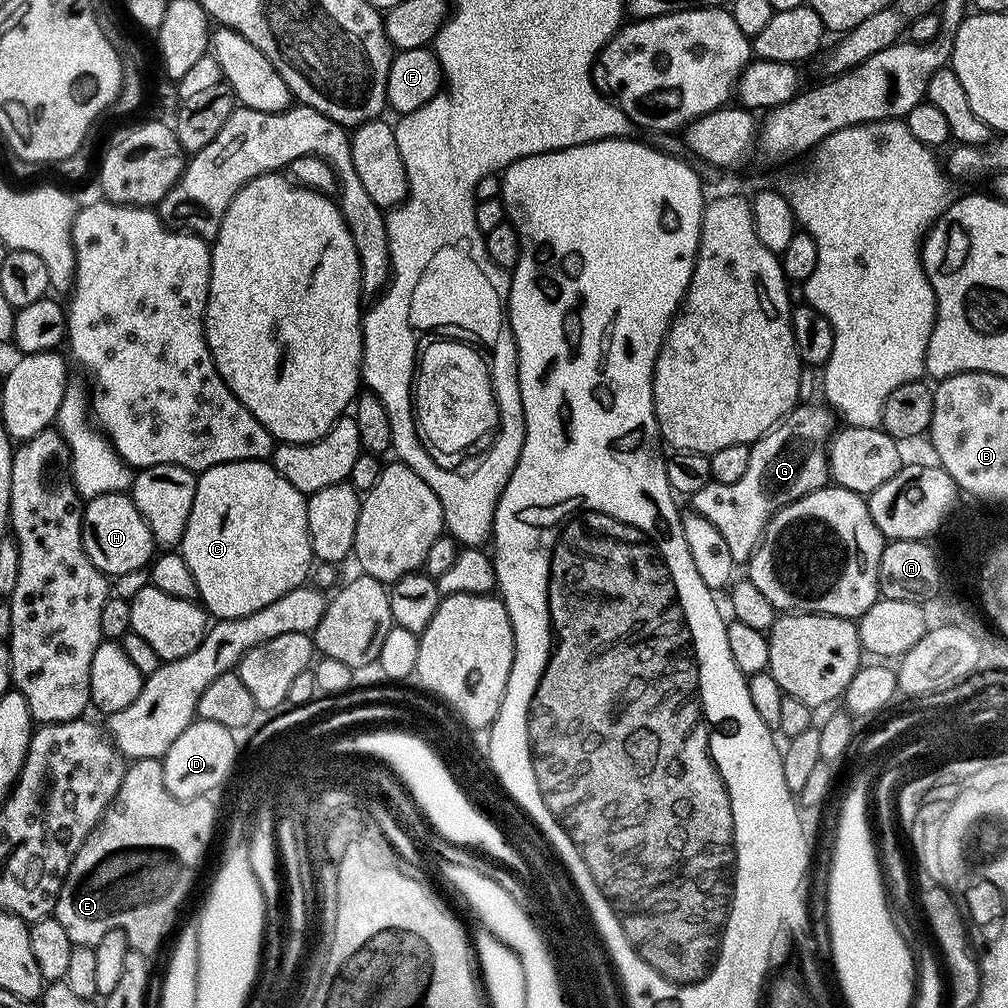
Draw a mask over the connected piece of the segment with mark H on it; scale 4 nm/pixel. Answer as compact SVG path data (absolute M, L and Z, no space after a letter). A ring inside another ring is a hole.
M127 491L93 496L83 505L83 509L84 527L80 533L84 549L92 565L105 577L115 578L130 574L130 570L149 567L157 546L152 540L150 526L146 526L146 518L142 518L138 506L134 506Z

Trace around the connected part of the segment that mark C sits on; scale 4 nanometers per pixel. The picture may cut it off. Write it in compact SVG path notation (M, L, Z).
M262 460L219 464L197 475L190 522L186 522L178 551L193 575L203 607L213 617L229 620L254 614L254 610L262 610L262 606L270 606L270 602L282 598L282 594L301 587L307 576L309 579L314 557L306 526L307 505L305 493L290 486L271 463Z

